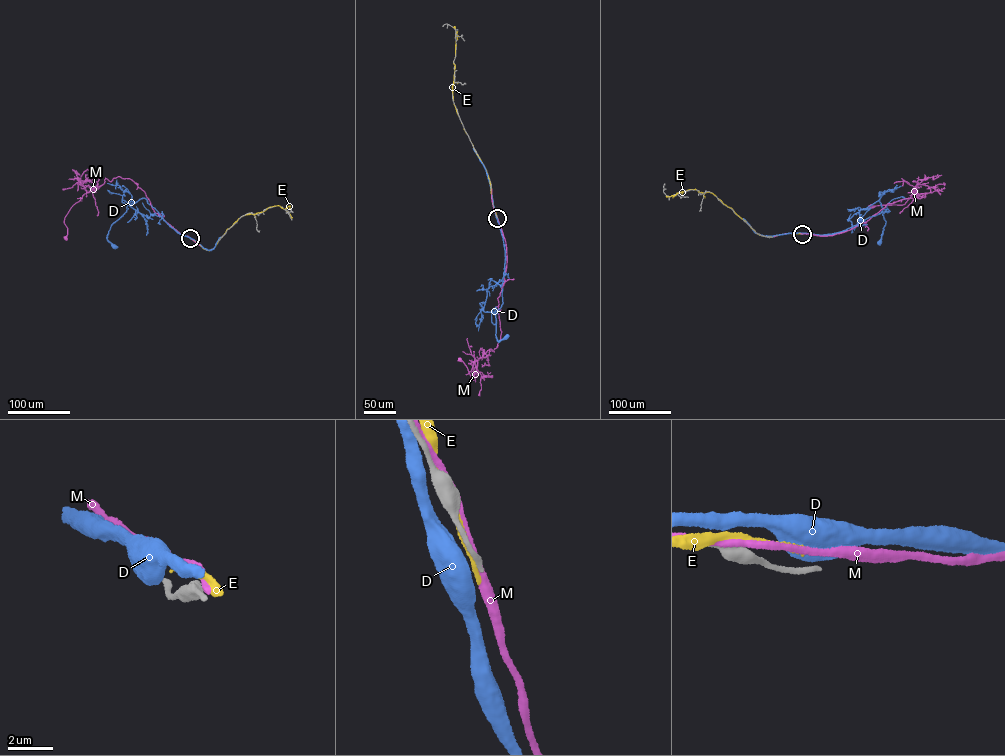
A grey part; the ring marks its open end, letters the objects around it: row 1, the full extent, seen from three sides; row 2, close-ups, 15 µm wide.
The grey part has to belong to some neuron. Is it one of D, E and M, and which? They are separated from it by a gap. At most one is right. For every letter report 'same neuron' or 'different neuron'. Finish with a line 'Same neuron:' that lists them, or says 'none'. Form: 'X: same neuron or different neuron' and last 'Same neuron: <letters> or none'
D: different neuron
E: different neuron
M: different neuron
Same neuron: none

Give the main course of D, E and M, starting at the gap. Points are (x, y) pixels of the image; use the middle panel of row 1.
D: (497, 218), (505, 264), (502, 304), (492, 312), (496, 320), (497, 340), (506, 337)
E: (497, 218), (486, 172), (453, 101), (456, 33), (453, 27)
M: (497, 217), (507, 260), (497, 298), (500, 339), (493, 351), (489, 349), (478, 359), (473, 380), (459, 359)

